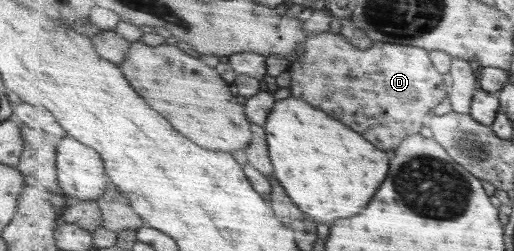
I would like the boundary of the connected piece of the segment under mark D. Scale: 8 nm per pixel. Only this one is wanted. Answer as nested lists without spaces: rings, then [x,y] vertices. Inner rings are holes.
[[[325,31],[308,37],[307,48],[302,61],[296,61],[290,68],[293,80],[290,89],[298,98],[328,110],[334,118],[348,122],[354,130],[360,130],[370,142],[376,142],[380,150],[398,150],[408,138],[420,134],[425,125],[430,124],[432,111],[444,100],[448,100],[448,90],[444,73],[432,60],[431,51],[407,44],[375,44],[370,50],[360,50],[348,37],[340,33]]]

